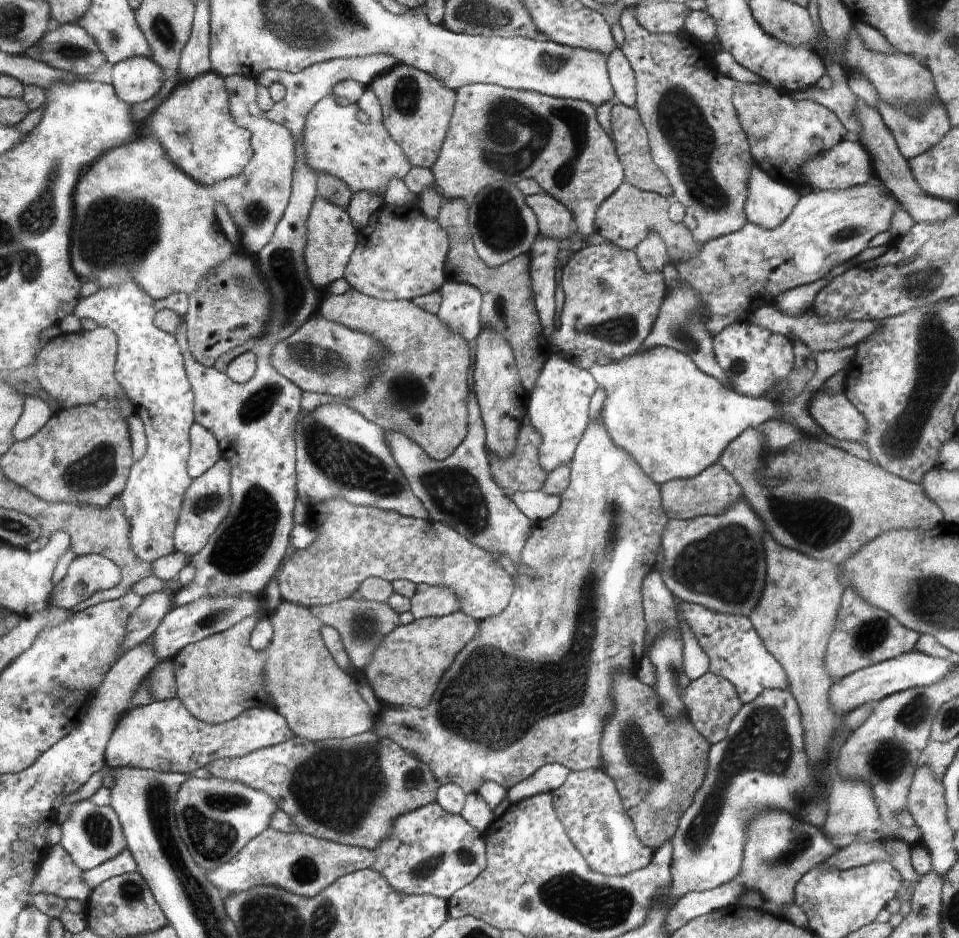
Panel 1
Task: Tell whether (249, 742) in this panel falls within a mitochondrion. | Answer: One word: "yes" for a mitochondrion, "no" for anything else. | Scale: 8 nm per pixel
no

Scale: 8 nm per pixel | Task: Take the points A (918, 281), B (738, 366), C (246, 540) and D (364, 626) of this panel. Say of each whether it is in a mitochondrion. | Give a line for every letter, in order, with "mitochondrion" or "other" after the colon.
A: mitochondrion
B: mitochondrion
C: mitochondrion
D: mitochondrion

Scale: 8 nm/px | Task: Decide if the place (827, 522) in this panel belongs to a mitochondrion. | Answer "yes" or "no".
yes

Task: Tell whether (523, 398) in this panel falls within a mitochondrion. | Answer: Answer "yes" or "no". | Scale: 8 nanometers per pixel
no

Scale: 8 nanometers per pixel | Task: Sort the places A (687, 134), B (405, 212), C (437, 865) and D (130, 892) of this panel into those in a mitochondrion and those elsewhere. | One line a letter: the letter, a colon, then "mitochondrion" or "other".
A: mitochondrion
B: other
C: mitochondrion
D: mitochondrion

